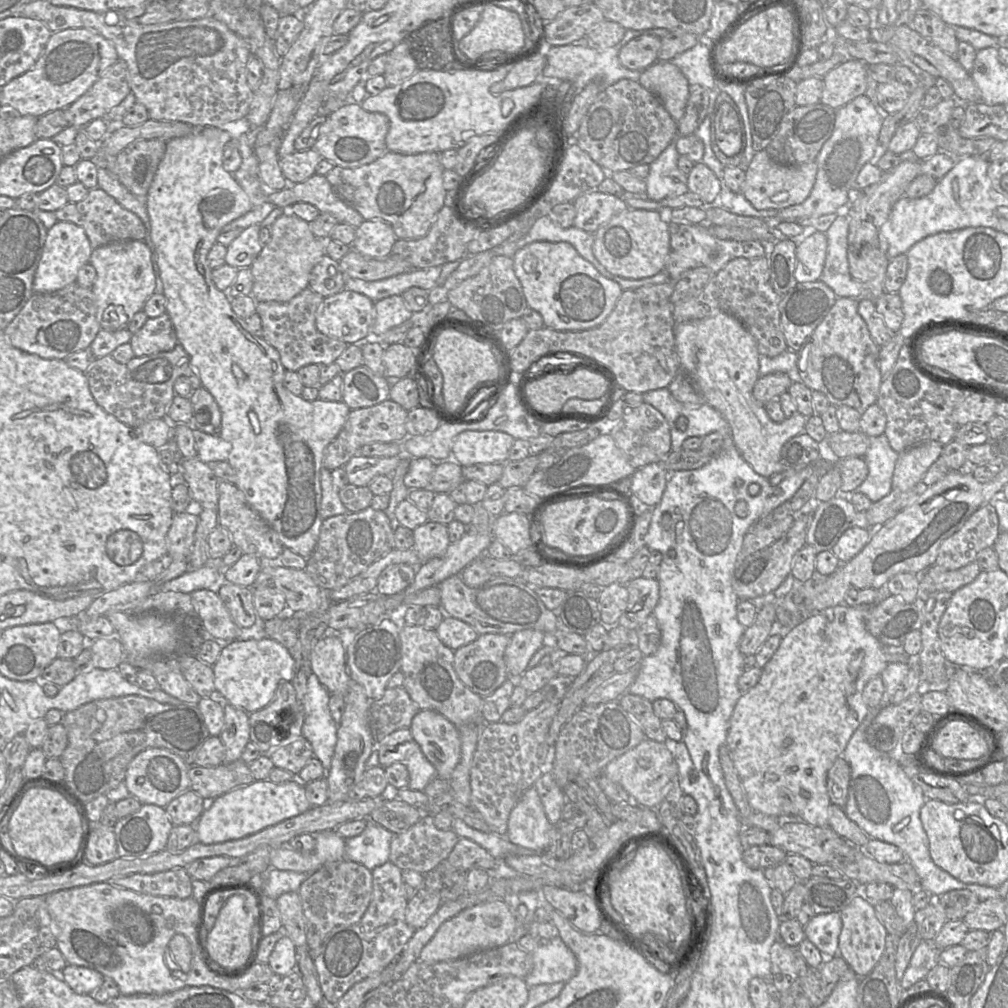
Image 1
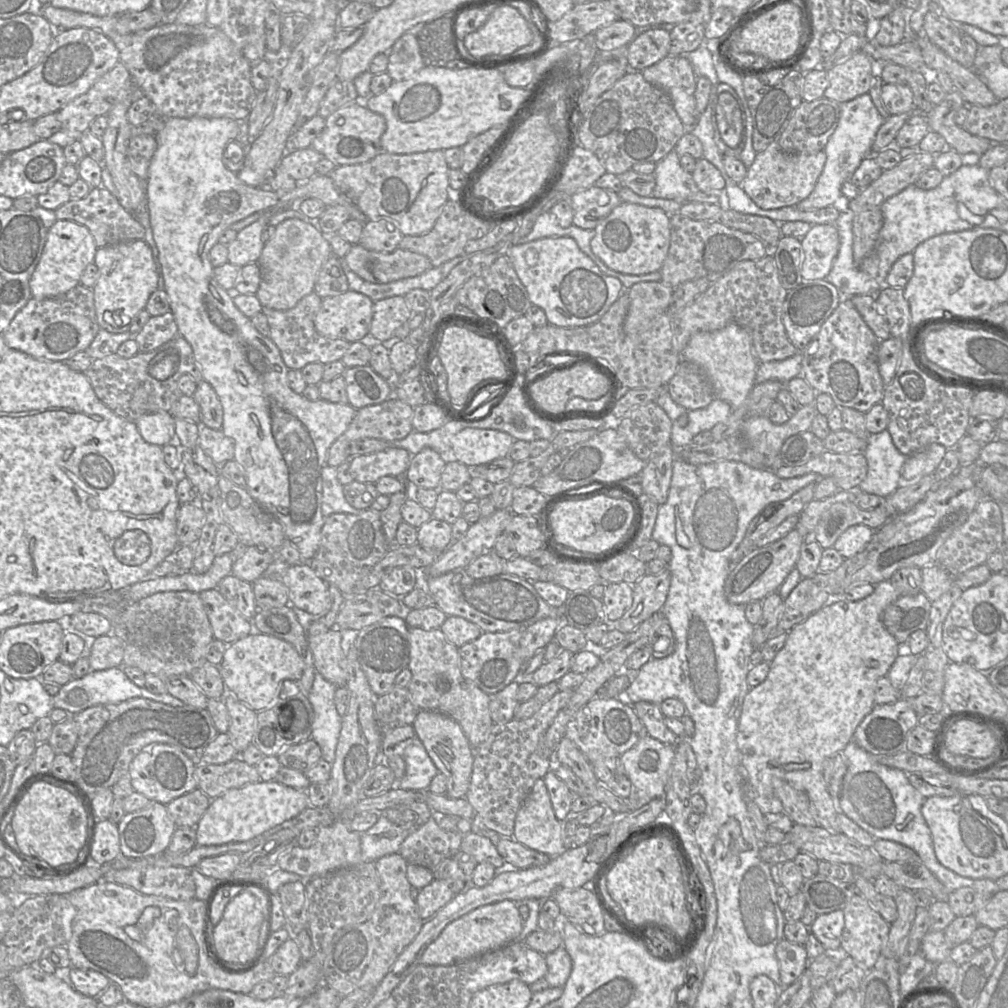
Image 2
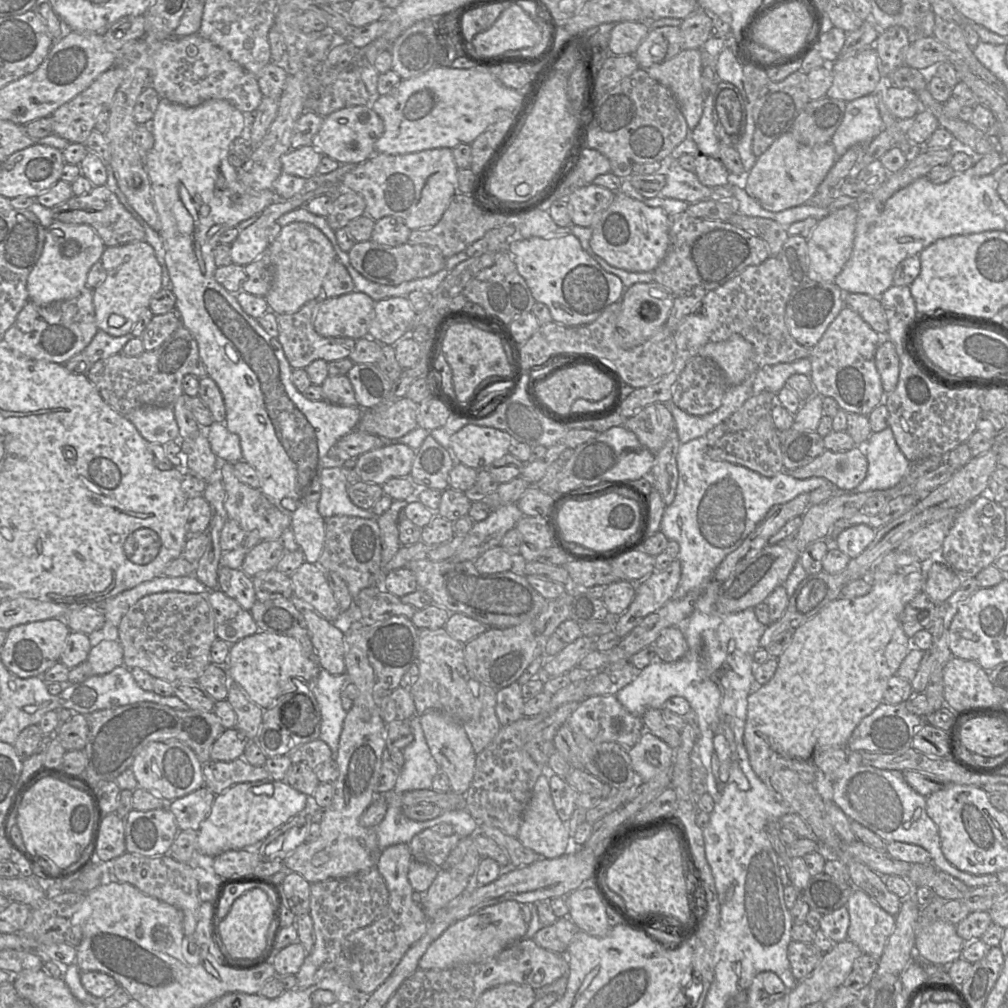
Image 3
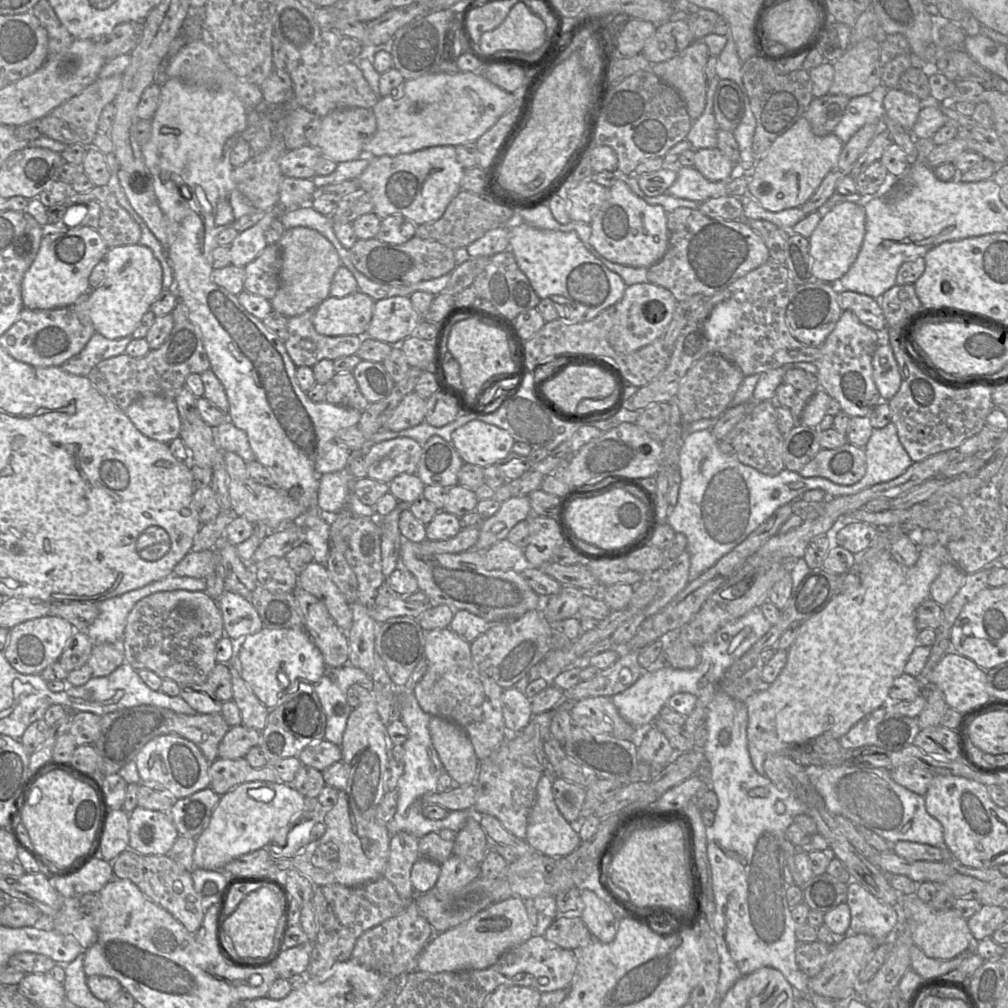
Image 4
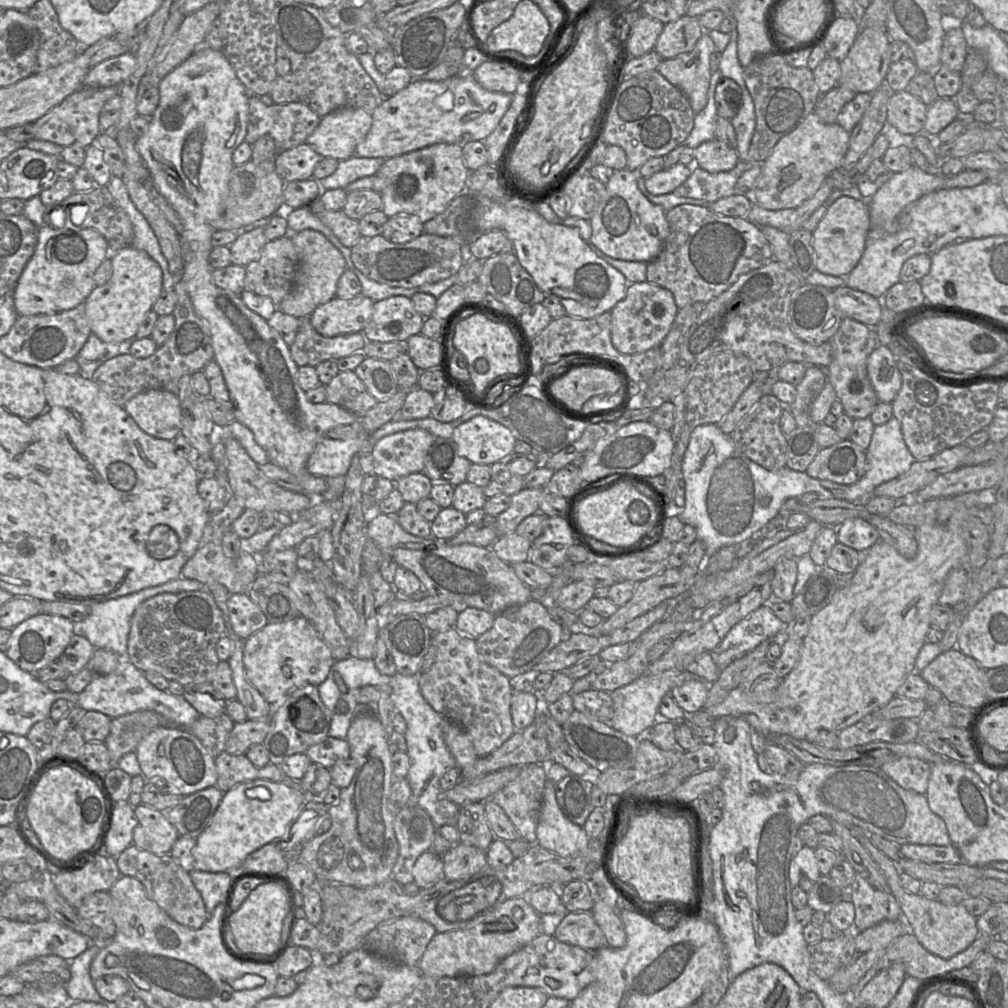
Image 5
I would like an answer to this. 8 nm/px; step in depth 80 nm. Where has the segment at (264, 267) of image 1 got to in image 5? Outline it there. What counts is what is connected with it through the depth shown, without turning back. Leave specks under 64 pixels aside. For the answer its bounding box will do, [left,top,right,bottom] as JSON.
[277,229,347,319]

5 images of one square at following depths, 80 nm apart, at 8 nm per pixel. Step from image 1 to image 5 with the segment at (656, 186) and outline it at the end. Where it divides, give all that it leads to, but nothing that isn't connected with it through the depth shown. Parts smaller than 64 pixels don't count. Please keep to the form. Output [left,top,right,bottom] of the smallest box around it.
[673,161,751,203]

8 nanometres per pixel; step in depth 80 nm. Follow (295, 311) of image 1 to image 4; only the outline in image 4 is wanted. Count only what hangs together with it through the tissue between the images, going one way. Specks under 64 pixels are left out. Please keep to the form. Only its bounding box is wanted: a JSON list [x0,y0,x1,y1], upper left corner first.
[284,310,363,367]

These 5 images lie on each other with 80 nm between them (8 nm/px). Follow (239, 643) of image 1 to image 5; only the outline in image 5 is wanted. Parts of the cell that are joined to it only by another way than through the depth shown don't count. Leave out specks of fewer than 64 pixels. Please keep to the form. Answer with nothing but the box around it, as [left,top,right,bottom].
[243,615,335,706]

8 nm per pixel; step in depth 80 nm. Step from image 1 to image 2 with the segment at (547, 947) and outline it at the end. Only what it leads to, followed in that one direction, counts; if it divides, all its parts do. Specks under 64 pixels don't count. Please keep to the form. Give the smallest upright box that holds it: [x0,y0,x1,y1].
[530,945,572,992]

